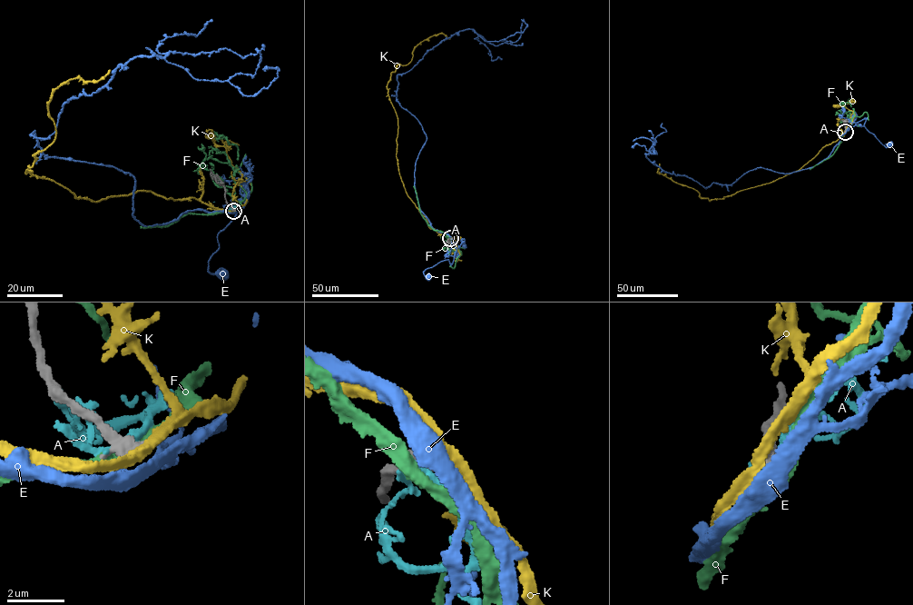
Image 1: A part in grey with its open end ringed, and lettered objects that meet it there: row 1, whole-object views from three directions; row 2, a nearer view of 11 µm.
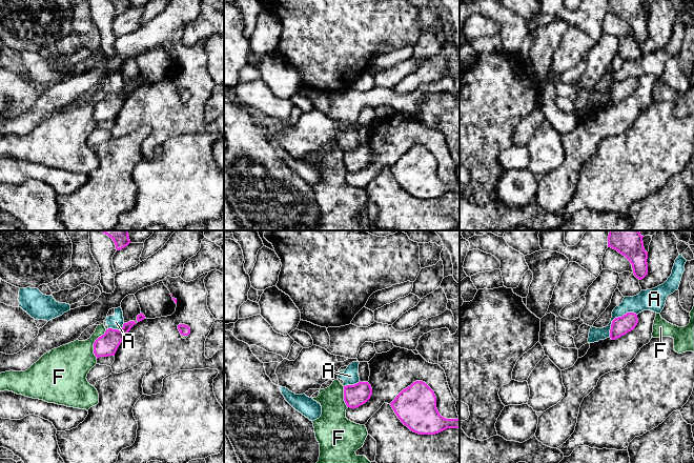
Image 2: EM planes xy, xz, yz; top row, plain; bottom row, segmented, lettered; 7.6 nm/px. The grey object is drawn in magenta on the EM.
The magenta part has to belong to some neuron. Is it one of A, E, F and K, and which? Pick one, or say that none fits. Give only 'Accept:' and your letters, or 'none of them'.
Accept: E

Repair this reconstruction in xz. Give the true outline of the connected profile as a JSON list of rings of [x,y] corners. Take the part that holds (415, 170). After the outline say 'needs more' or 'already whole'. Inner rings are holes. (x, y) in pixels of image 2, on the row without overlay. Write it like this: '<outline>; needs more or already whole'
[[[423,145],[403,154],[390,167],[401,186],[419,199],[435,199],[447,193],[460,194],[460,182],[446,183],[436,173],[434,156]]]; already whole

